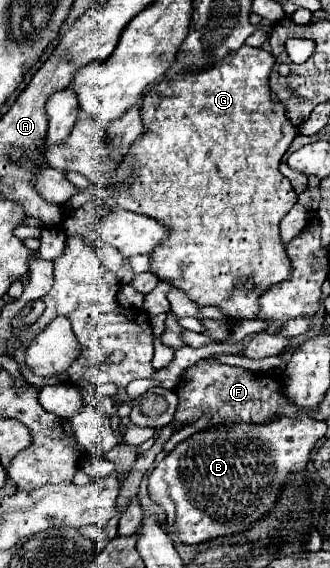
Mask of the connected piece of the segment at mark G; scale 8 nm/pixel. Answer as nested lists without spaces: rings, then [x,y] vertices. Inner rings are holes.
[[[240,47],[238,51],[232,51],[222,63],[204,69],[204,71],[196,71],[196,73],[184,73],[182,77],[176,77],[174,81],[160,81],[156,85],[150,87],[150,91],[146,93],[144,99],[144,109],[142,109],[142,119],[144,119],[144,133],[134,141],[134,145],[130,147],[130,155],[124,157],[124,163],[120,163],[118,171],[136,171],[136,181],[132,183],[132,187],[128,191],[94,191],[92,199],[100,199],[102,205],[110,211],[114,209],[126,209],[126,211],[134,211],[134,213],[142,213],[146,217],[156,219],[158,223],[162,223],[168,229],[166,239],[162,239],[162,243],[150,253],[150,271],[154,275],[158,275],[158,279],[164,279],[168,283],[172,283],[174,287],[182,289],[190,301],[194,301],[198,307],[206,307],[206,305],[214,305],[222,311],[222,319],[206,319],[208,323],[202,323],[204,327],[204,335],[208,335],[212,341],[226,341],[230,337],[230,325],[234,321],[240,319],[256,319],[260,313],[260,305],[258,299],[262,295],[262,291],[268,291],[272,285],[288,281],[290,279],[290,257],[286,253],[286,245],[280,239],[280,221],[282,217],[298,203],[298,195],[292,189],[290,181],[280,173],[280,161],[282,155],[288,151],[292,139],[298,135],[298,129],[288,121],[284,105],[272,101],[272,93],[268,87],[268,77],[270,71],[274,67],[276,59],[272,53],[264,51],[264,49],[256,49],[256,47]],[[252,281],[252,289],[246,289],[244,283]]]

